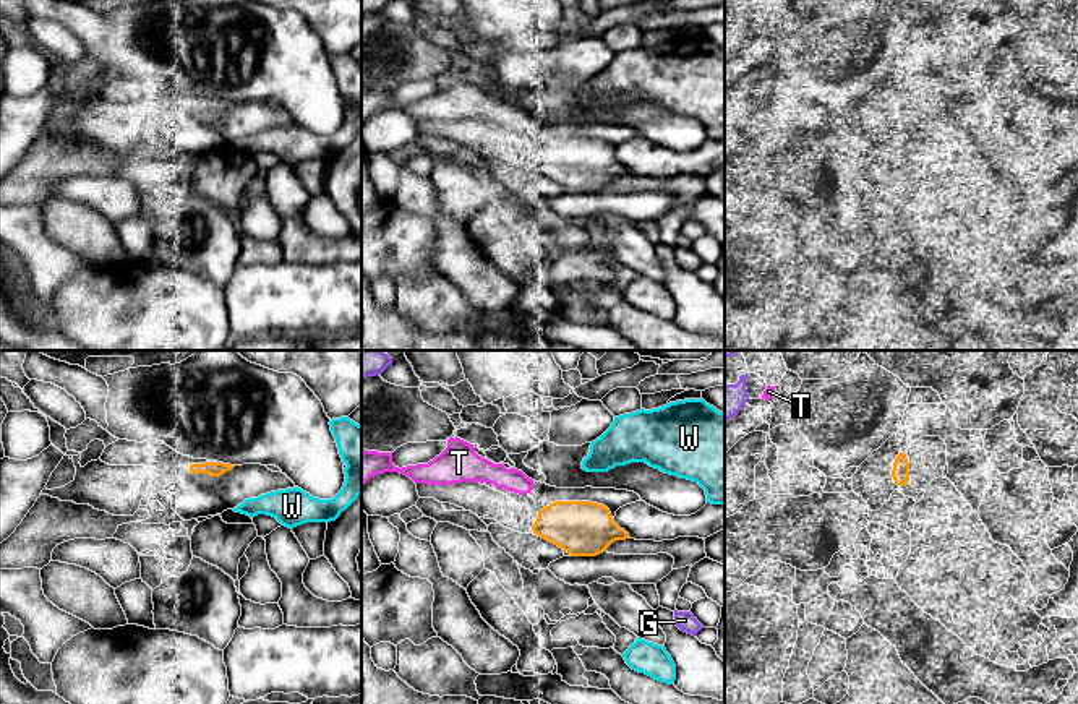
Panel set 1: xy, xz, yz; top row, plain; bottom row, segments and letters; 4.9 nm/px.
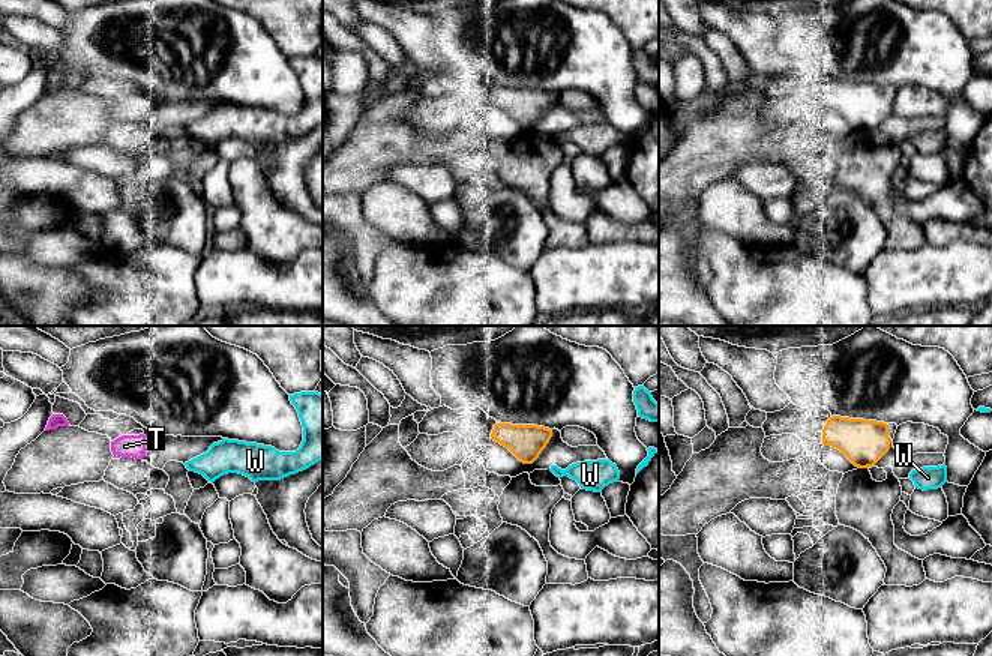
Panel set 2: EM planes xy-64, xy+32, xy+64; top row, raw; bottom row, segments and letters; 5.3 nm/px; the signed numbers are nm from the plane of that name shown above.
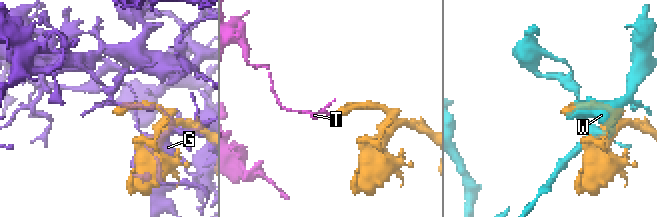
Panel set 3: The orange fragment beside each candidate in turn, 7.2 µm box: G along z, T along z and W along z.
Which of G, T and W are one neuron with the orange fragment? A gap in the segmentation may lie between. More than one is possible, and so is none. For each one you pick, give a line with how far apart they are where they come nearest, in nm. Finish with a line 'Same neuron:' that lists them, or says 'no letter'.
Same neuron: no letter

